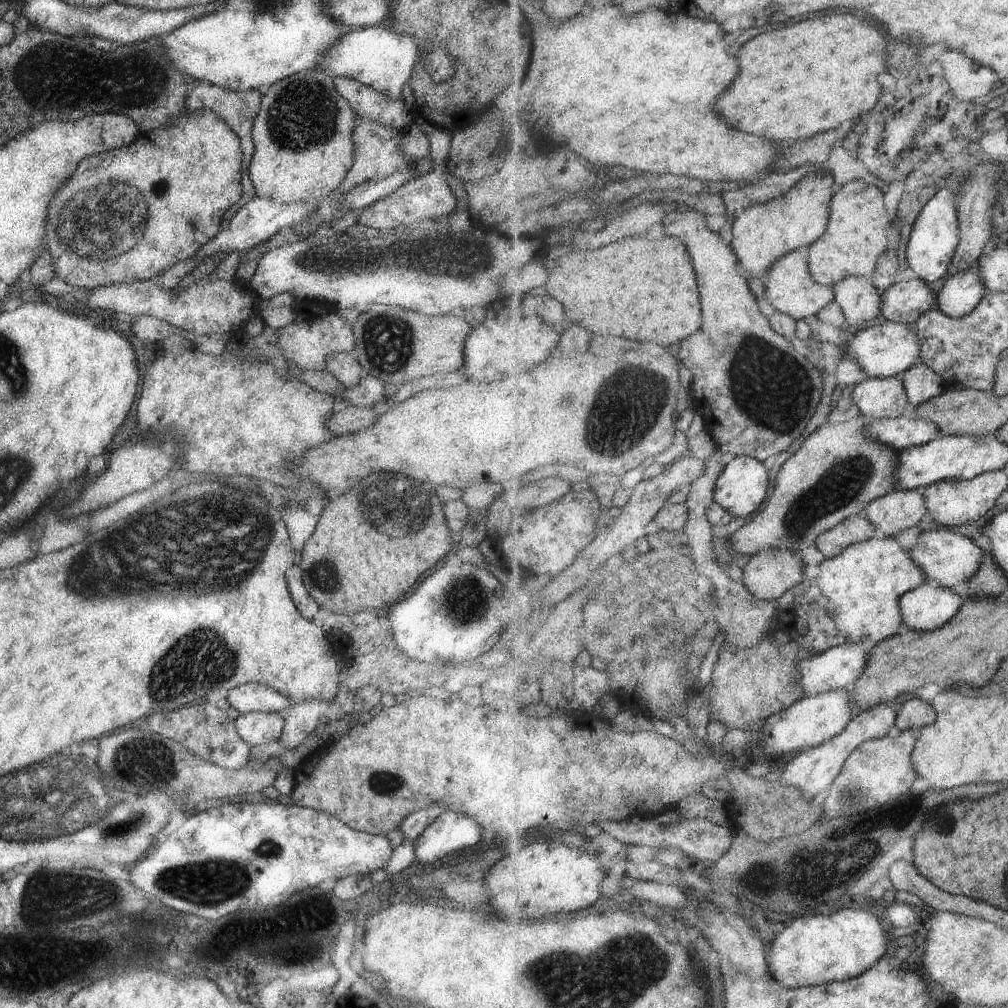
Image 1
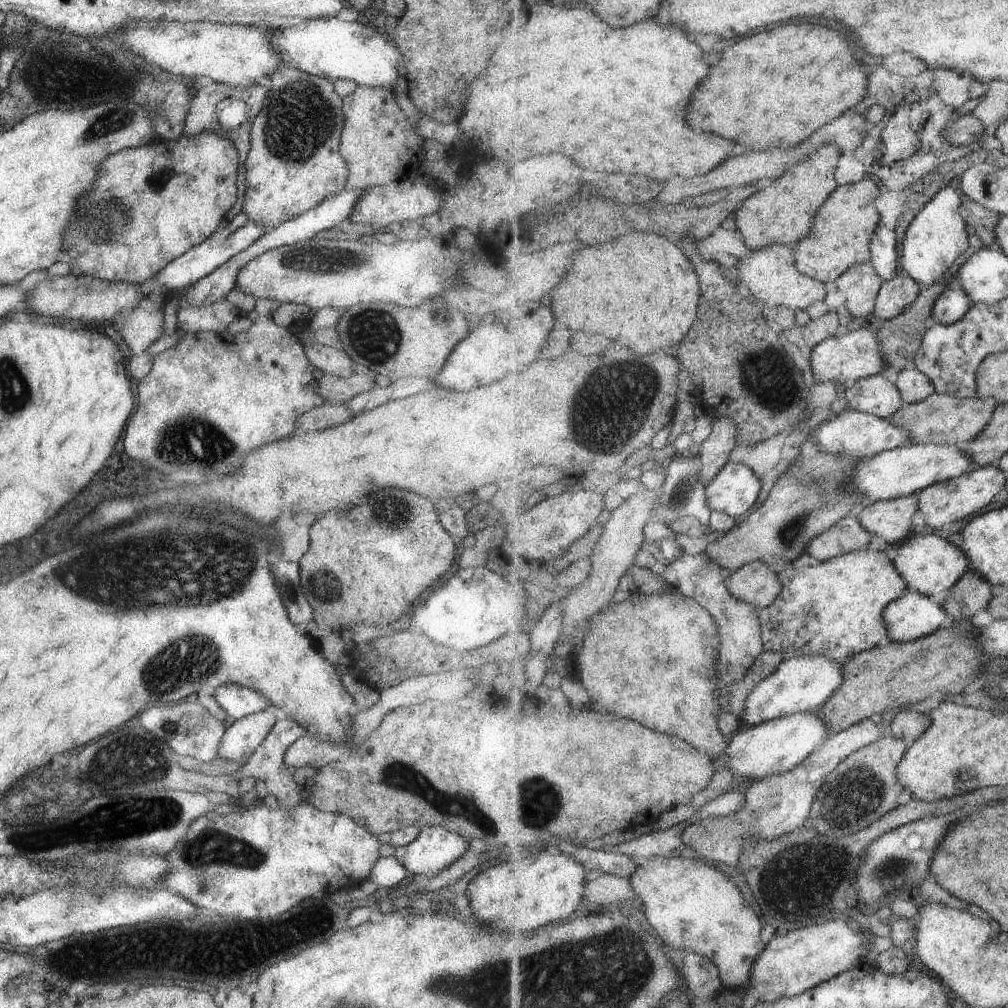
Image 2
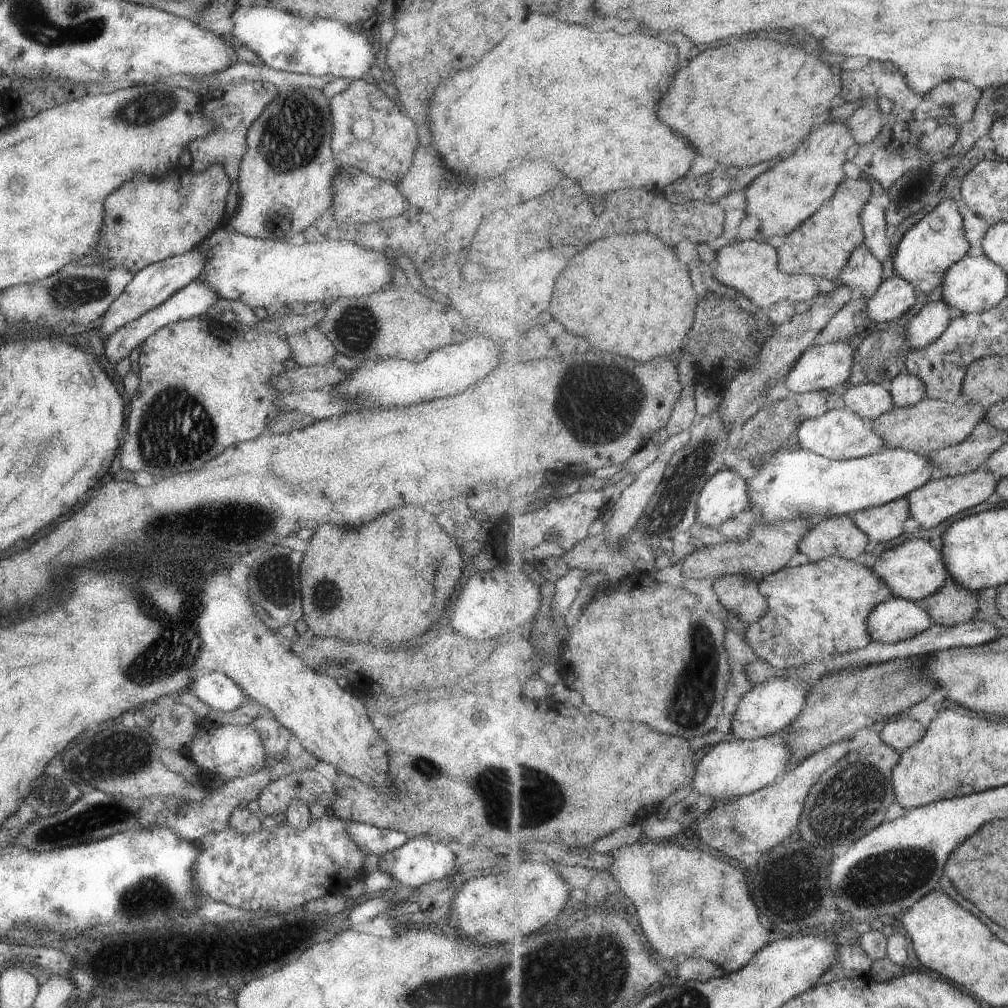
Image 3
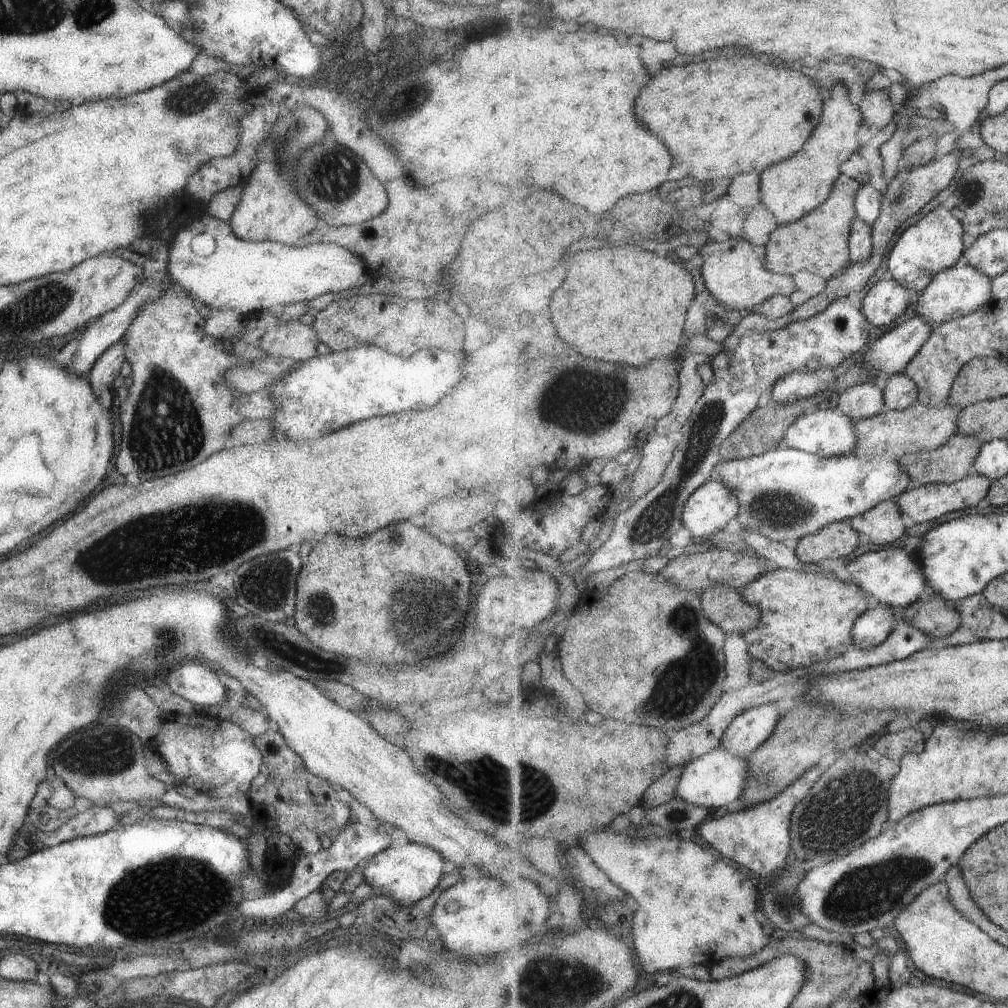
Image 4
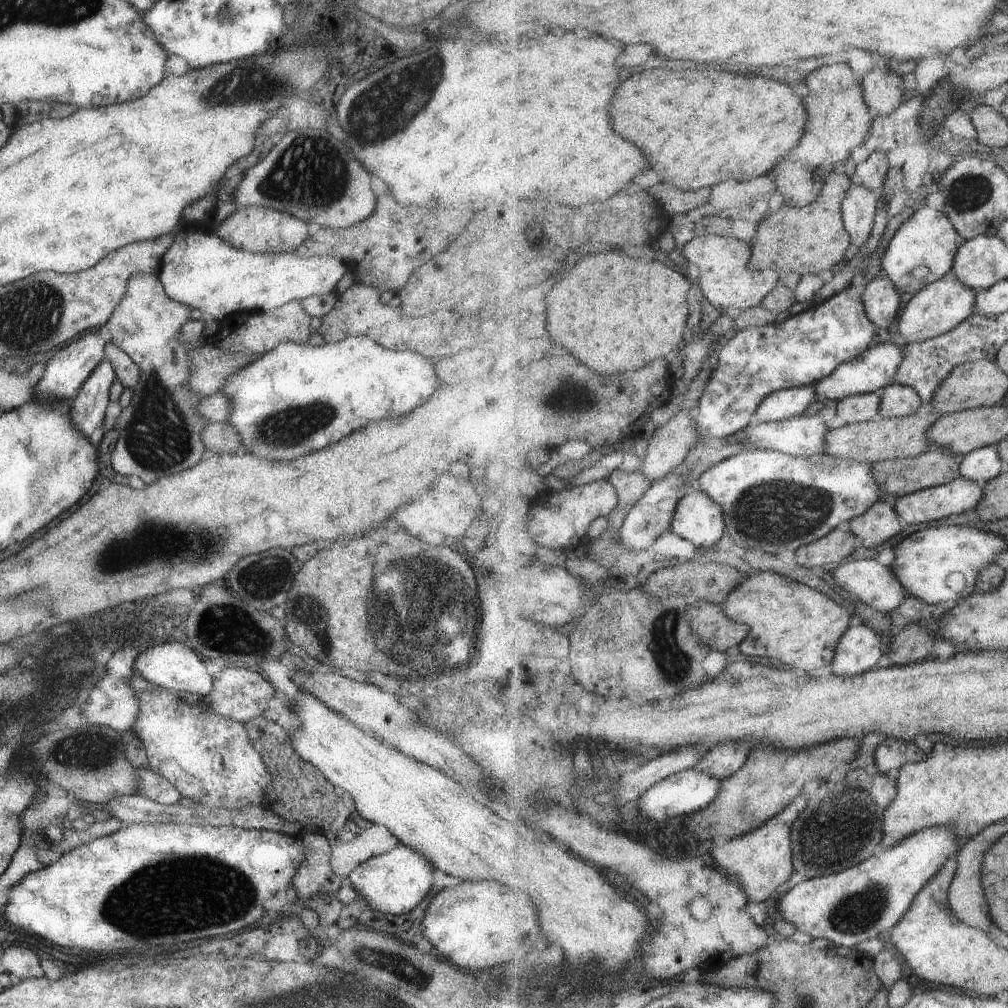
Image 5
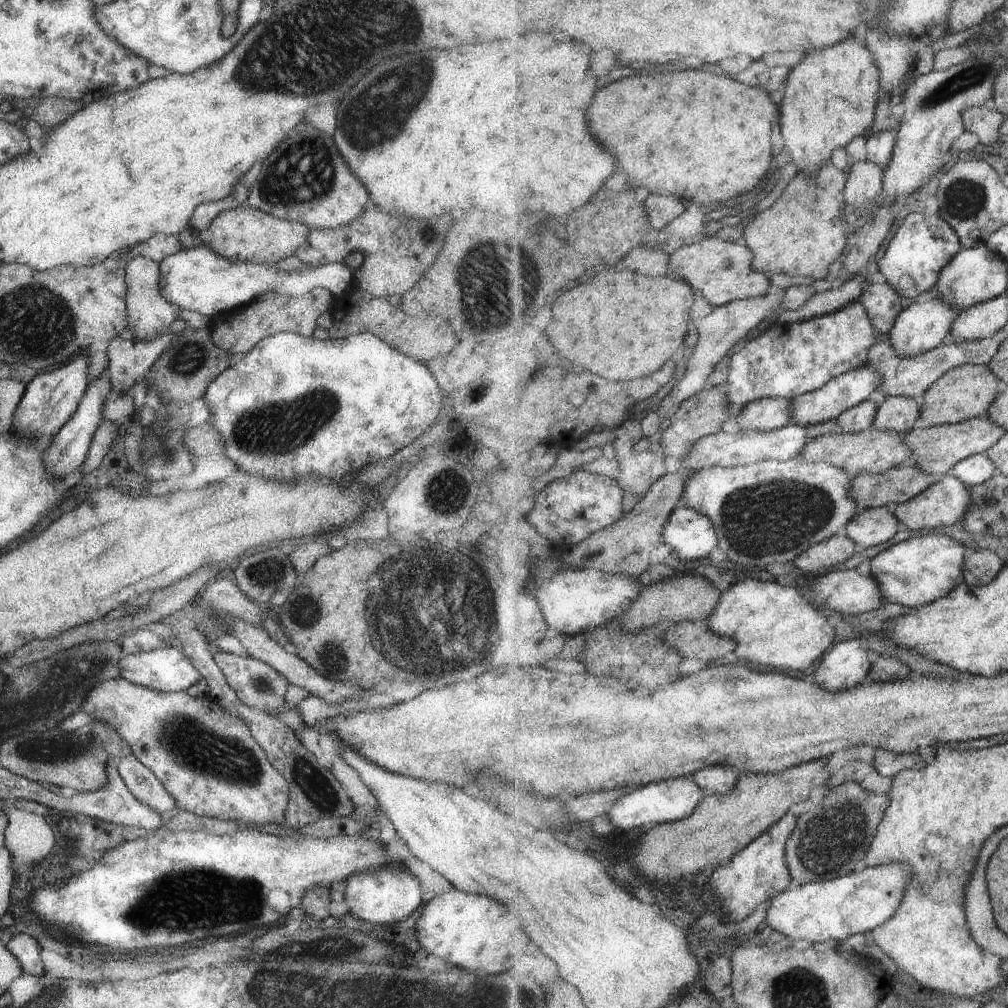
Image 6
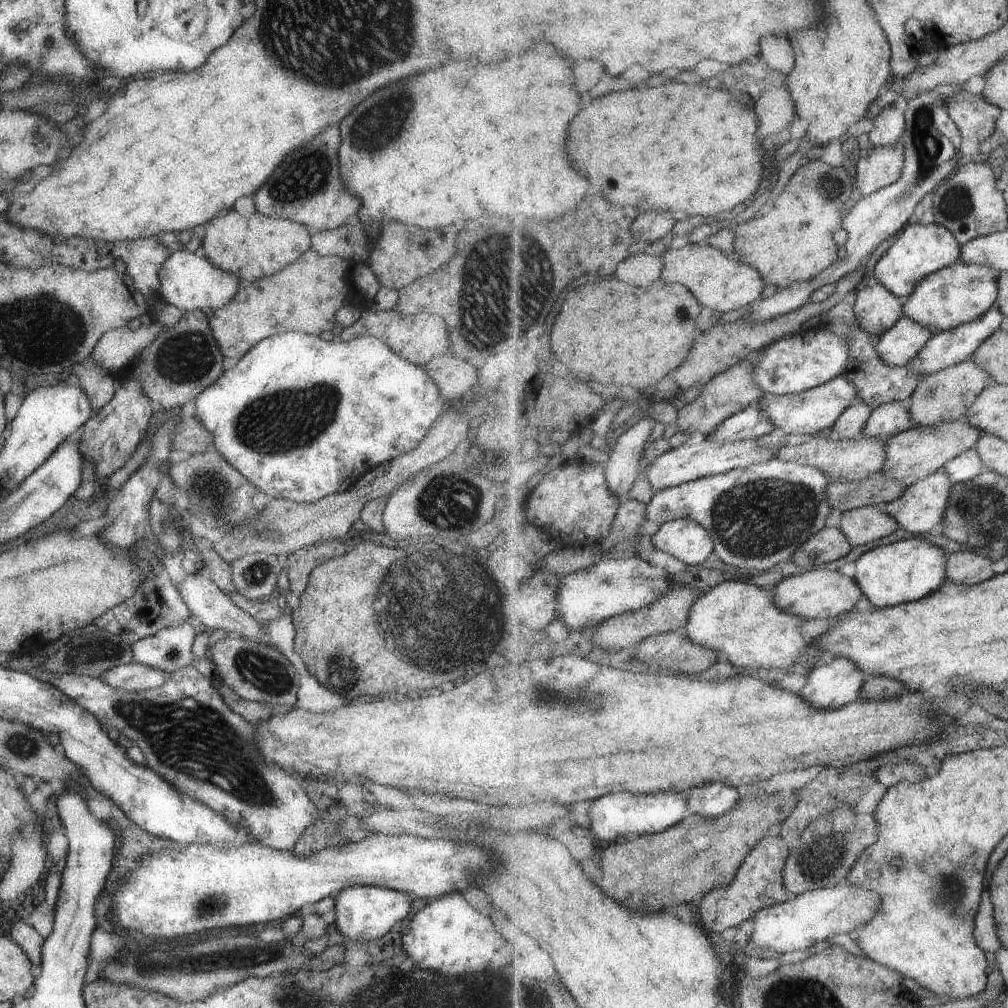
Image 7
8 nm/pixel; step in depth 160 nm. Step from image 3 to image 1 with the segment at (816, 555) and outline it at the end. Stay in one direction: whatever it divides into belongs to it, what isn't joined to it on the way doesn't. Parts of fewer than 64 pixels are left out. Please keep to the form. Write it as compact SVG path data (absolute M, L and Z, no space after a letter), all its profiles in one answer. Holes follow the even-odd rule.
M853 515L839 526L817 537L816 546L827 559L839 556L853 544L873 539L875 525L865 516Z

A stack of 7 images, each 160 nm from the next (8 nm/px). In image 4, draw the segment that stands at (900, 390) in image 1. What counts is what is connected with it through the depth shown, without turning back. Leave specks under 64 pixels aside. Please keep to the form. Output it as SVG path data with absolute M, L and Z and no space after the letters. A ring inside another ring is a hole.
M872 382L853 386L839 396L837 408L853 418L856 424L887 411L884 391Z

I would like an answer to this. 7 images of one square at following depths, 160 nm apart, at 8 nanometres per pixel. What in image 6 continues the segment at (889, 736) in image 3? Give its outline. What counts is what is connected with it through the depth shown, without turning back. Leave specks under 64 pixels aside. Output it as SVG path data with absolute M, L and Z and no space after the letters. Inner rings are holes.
M881 748L876 749L874 765L878 773L893 780L901 771L922 771L926 767L917 752L897 754Z

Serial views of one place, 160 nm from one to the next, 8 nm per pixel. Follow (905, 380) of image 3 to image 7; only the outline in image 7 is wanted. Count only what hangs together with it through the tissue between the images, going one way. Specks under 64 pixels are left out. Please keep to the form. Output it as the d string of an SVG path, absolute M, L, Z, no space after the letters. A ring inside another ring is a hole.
M889 402L874 409L861 436L889 440L917 427L906 402Z

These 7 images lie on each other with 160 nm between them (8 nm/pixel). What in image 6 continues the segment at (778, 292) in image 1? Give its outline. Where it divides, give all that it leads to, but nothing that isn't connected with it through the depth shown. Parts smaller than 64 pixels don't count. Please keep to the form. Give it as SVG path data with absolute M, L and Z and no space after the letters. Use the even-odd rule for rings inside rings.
M709 236L676 249L670 255L670 264L675 270L675 277L683 278L694 289L701 290L710 304L722 307L741 299L763 298L772 291L771 279L765 273L753 270L749 265L752 253L753 250L749 246L743 246L737 241L727 242Z

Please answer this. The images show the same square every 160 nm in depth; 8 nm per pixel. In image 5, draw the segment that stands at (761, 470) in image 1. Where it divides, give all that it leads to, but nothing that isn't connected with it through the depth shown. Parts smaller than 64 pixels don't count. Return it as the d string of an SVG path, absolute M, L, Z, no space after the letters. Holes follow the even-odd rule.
M693 488L679 502L671 529L695 547L711 548L726 533L725 512L705 490Z

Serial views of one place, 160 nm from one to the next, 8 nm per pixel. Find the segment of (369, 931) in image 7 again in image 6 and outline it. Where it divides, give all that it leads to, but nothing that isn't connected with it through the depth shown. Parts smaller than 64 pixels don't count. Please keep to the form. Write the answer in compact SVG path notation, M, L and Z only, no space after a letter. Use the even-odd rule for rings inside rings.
M383 867L378 871L365 871L360 875L351 875L346 880L342 895L348 903L348 911L360 921L375 924L397 922L411 914L419 904L423 891L416 875L409 870L397 867Z

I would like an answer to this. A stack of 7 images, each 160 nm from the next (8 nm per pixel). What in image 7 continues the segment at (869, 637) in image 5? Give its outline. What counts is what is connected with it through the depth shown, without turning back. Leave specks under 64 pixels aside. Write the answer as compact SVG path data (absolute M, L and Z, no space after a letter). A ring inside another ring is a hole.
M827 656L812 670L800 694L817 708L841 708L860 700L865 676L853 660Z

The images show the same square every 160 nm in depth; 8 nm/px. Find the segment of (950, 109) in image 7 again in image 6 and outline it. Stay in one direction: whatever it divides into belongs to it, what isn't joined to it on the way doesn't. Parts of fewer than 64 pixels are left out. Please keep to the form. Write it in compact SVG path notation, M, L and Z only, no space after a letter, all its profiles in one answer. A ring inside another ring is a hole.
M991 104L971 107L963 111L966 130L974 132L980 143L985 146L995 144L999 140L1005 119L1006 116Z

